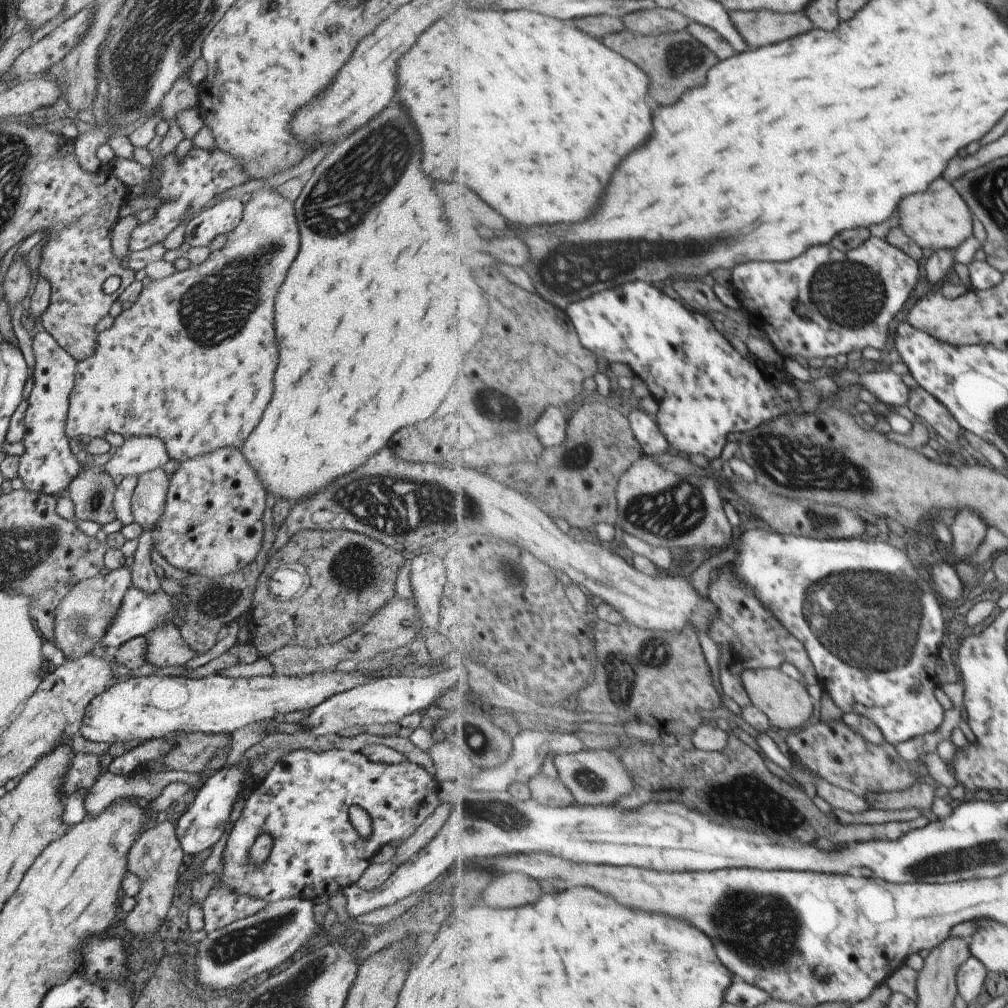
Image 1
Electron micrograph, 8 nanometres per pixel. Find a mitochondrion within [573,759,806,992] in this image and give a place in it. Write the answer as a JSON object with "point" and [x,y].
{"point":[776,925]}

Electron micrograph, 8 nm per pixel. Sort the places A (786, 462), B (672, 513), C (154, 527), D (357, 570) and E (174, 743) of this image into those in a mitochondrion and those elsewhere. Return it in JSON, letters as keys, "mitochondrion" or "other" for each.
{"A":"mitochondrion","B":"mitochondrion","C":"other","D":"mitochondrion","E":"other"}

